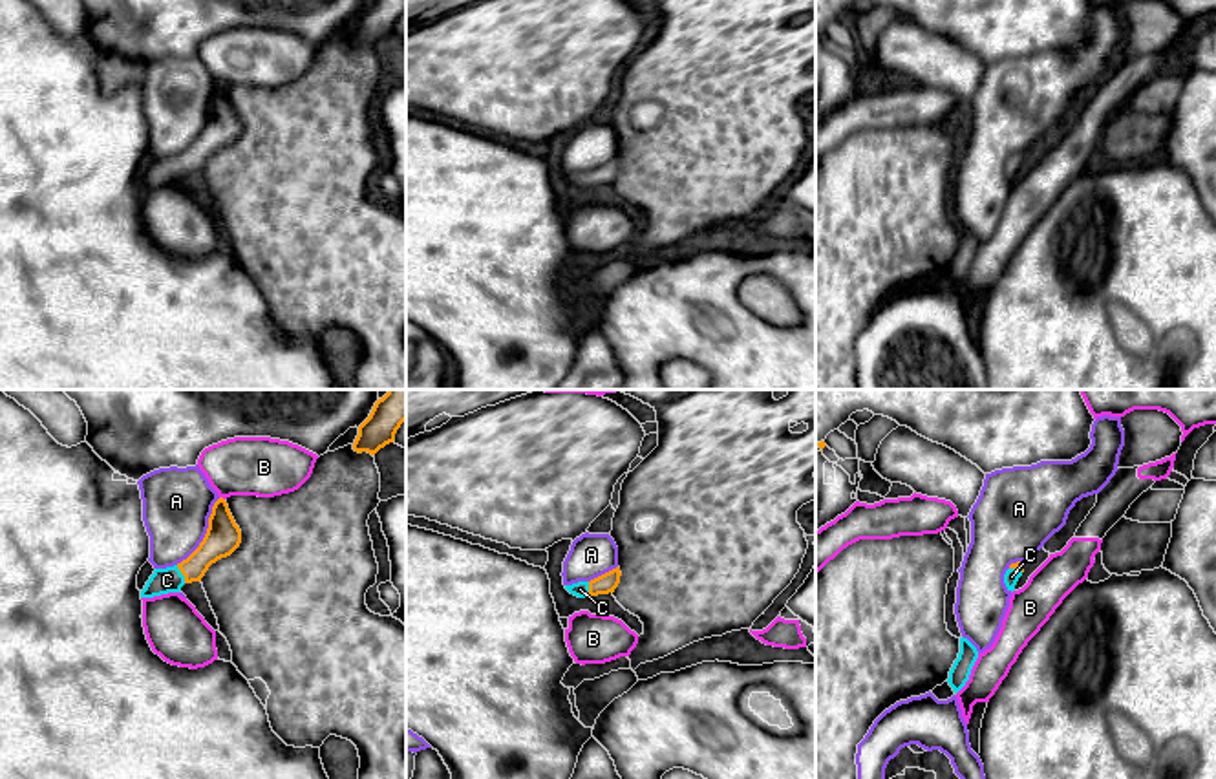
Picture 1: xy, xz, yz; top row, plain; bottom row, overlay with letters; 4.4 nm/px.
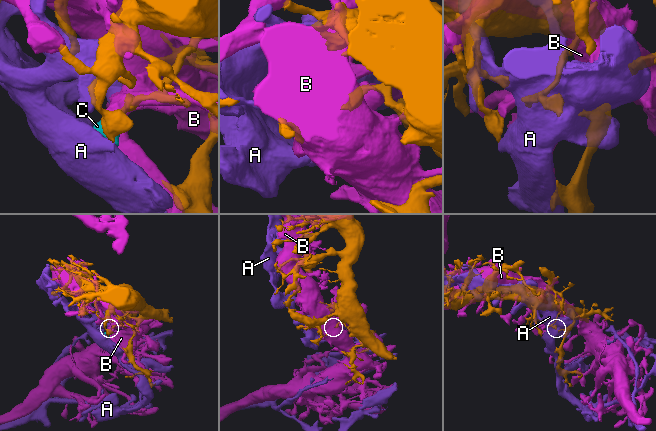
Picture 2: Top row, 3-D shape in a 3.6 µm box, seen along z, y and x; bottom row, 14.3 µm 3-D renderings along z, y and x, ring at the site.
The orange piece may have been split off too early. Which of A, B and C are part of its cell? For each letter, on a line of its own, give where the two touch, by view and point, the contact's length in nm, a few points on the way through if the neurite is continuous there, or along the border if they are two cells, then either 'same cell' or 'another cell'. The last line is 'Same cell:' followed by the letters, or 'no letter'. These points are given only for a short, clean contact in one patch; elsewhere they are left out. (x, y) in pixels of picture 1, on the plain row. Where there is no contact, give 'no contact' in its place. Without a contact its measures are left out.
A: meets orange in xy at (207, 123); contact 360 nm long; another cell
B: meets orange in xy at (222, 88); contact 30 nm long; another cell
C: meets orange in xy at (181, 163); contact 90 nm long; runs through xy (224, 127), (191, 160), (181, 163), (167, 170); same cell
Same cell: C

